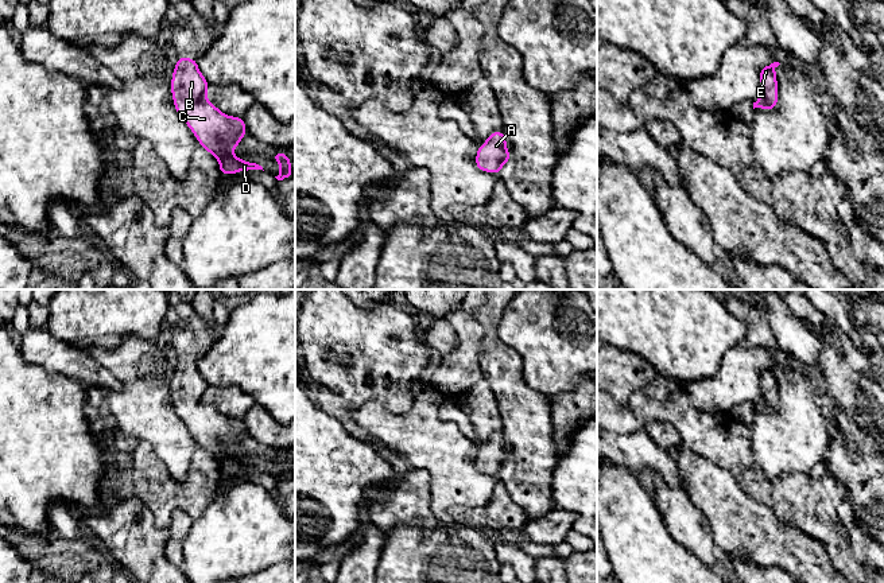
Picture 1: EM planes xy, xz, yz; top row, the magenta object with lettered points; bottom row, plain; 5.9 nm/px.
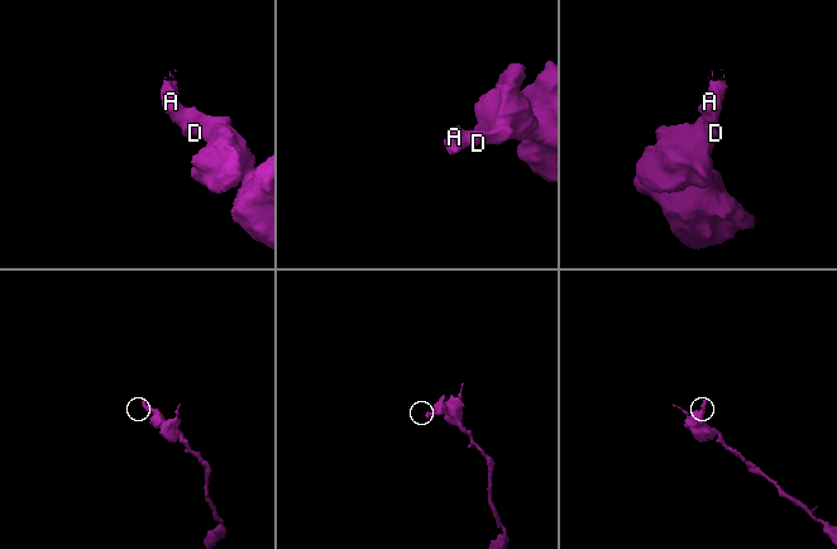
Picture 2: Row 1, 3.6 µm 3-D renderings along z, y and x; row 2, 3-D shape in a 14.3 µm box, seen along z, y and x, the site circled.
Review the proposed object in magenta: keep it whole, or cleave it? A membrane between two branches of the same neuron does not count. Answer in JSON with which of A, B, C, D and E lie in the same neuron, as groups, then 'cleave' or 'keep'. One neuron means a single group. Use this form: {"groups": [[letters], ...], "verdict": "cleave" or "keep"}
{"groups": [["A", "B", "C", "D", "E"]], "verdict": "keep"}

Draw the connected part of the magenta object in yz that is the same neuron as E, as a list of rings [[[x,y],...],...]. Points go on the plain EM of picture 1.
[[[774,364],[760,370],[761,396],[759,397],[757,403],[753,404],[753,411],[755,409],[760,409],[764,412],[775,411],[776,404],[779,401],[775,370],[779,366],[780,366],[779,364]]]

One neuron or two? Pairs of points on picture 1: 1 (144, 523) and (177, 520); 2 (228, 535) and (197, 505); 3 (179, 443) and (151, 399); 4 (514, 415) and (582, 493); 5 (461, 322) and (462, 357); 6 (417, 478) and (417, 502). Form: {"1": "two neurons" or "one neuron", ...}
{"1": "two neurons", "2": "two neurons", "3": "one neuron", "4": "two neurons", "5": "one neuron", "6": "one neuron"}

